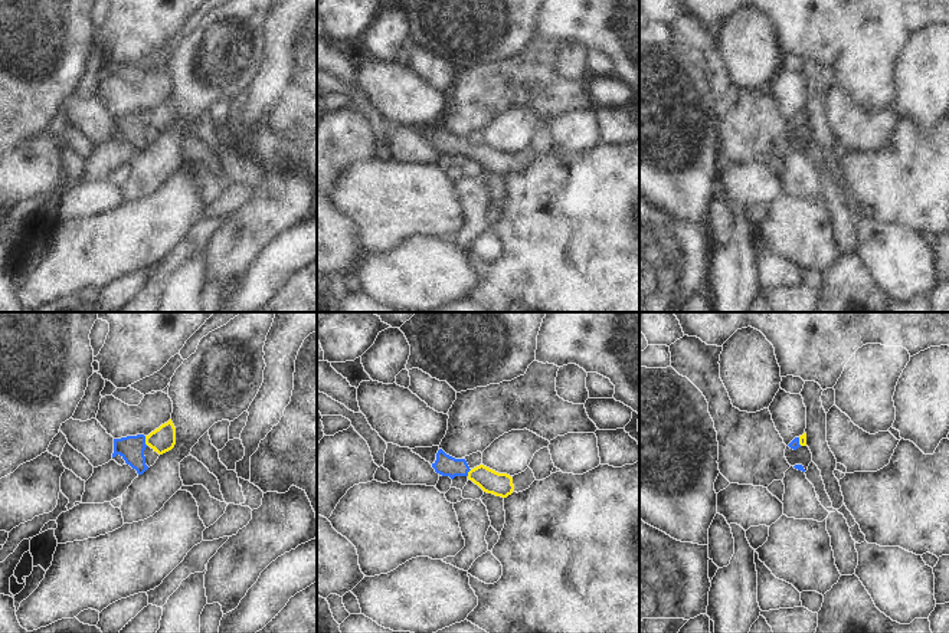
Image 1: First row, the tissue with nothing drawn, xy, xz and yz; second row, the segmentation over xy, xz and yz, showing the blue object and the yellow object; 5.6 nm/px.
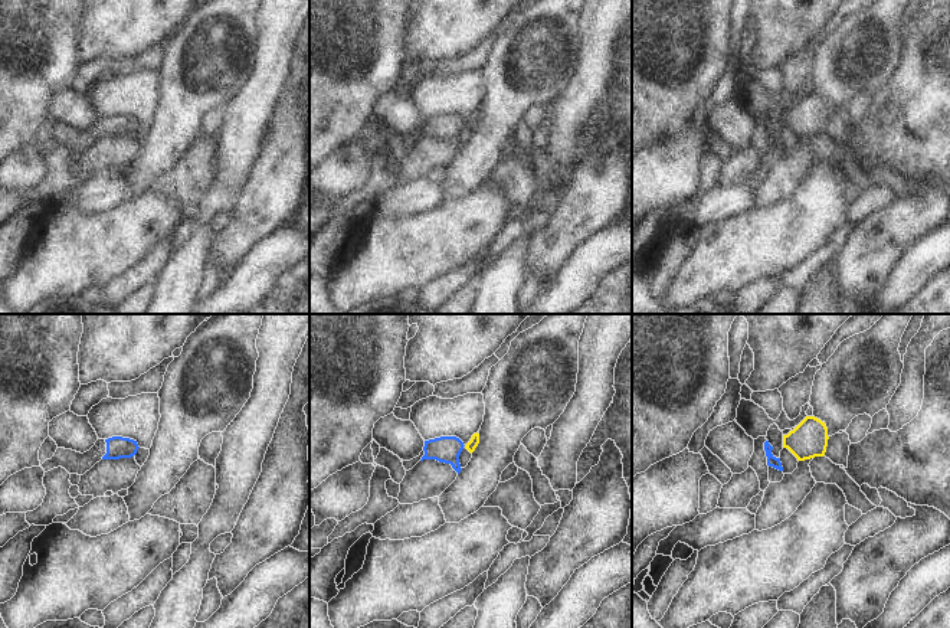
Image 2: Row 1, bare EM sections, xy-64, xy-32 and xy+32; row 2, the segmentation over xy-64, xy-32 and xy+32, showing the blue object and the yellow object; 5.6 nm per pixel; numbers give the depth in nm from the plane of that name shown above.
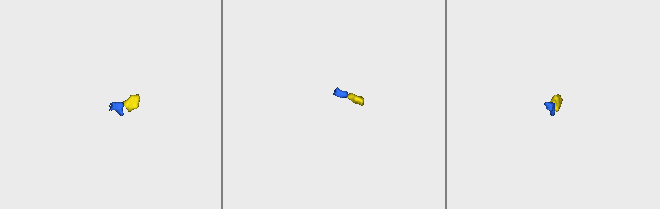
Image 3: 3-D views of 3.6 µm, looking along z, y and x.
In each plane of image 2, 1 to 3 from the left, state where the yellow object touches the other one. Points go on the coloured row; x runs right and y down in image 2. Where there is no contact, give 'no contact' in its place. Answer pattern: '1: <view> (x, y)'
1: no contact
2: no contact
3: no contact

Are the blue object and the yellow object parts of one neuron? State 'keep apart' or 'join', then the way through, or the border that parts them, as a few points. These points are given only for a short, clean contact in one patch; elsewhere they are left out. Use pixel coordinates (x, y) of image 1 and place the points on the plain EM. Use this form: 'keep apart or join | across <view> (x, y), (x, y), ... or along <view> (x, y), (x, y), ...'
join | across xy (131, 125), (144, 118), (163, 117)

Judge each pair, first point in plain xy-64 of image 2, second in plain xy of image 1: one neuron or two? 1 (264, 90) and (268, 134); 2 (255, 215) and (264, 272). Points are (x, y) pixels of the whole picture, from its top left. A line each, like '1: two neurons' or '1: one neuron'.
1: two neurons
2: two neurons

